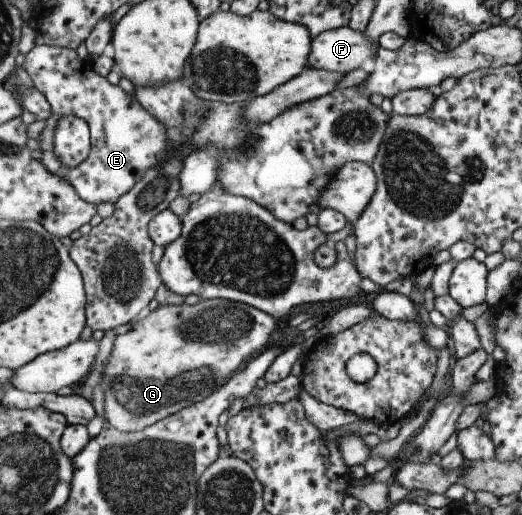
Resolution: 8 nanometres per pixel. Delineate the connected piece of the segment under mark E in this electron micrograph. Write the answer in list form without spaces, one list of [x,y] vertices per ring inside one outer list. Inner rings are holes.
[[[34,45],[24,56],[23,69],[33,82],[34,89],[42,95],[49,104],[50,116],[46,126],[39,134],[39,150],[42,158],[39,160],[49,173],[68,180],[76,194],[86,202],[97,205],[100,202],[114,204],[125,192],[128,192],[137,180],[152,167],[161,162],[165,156],[167,140],[165,126],[156,120],[136,102],[136,99],[126,93],[119,85],[108,83],[106,77],[98,75],[91,66],[91,61],[80,60],[74,49],[65,49],[54,45]],[[72,115],[84,120],[89,128],[89,145],[87,157],[74,168],[64,168],[59,158],[53,153],[53,134],[55,123],[60,117]]]

